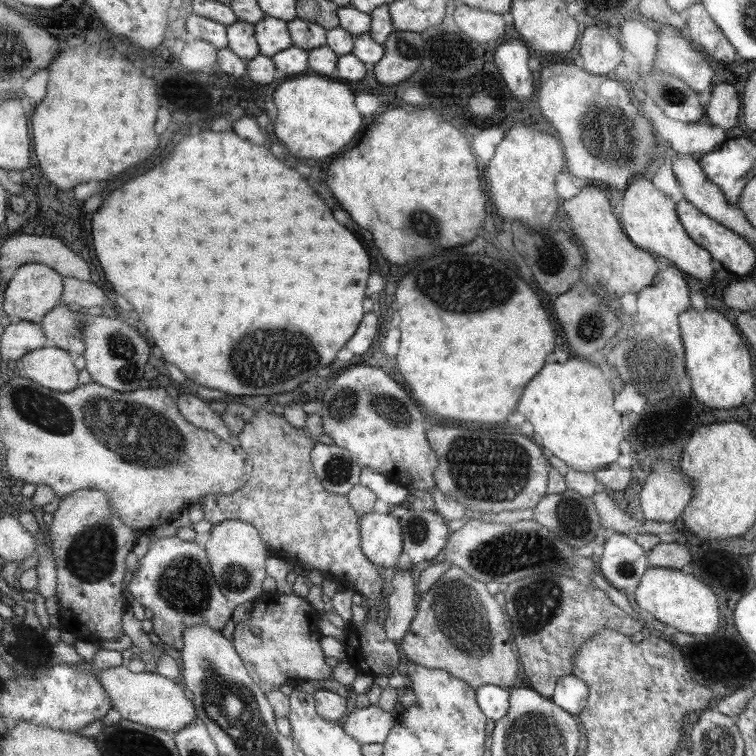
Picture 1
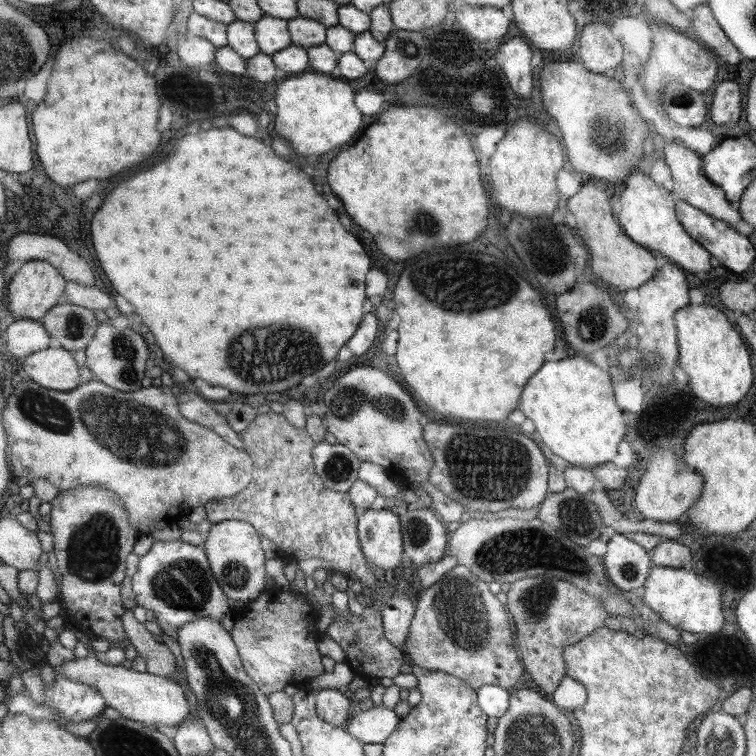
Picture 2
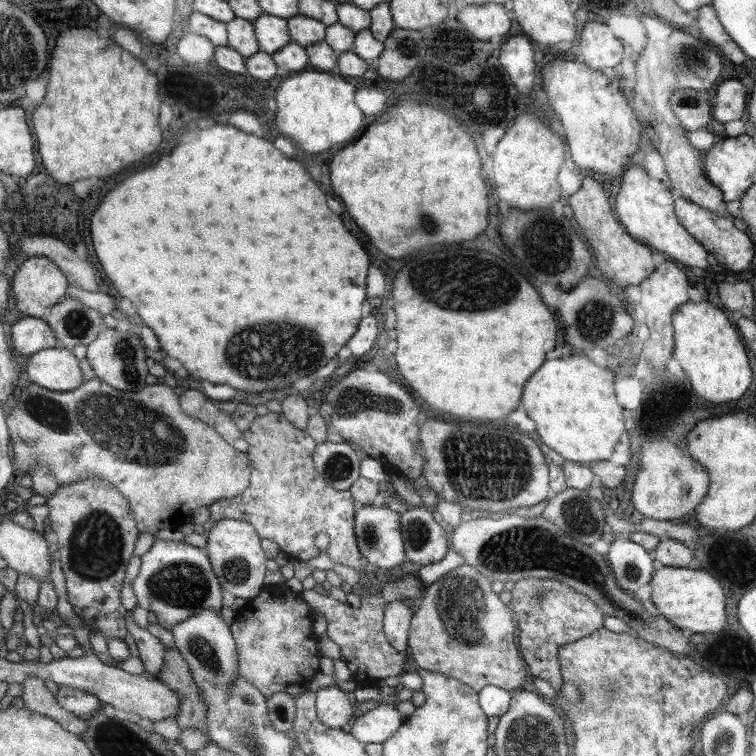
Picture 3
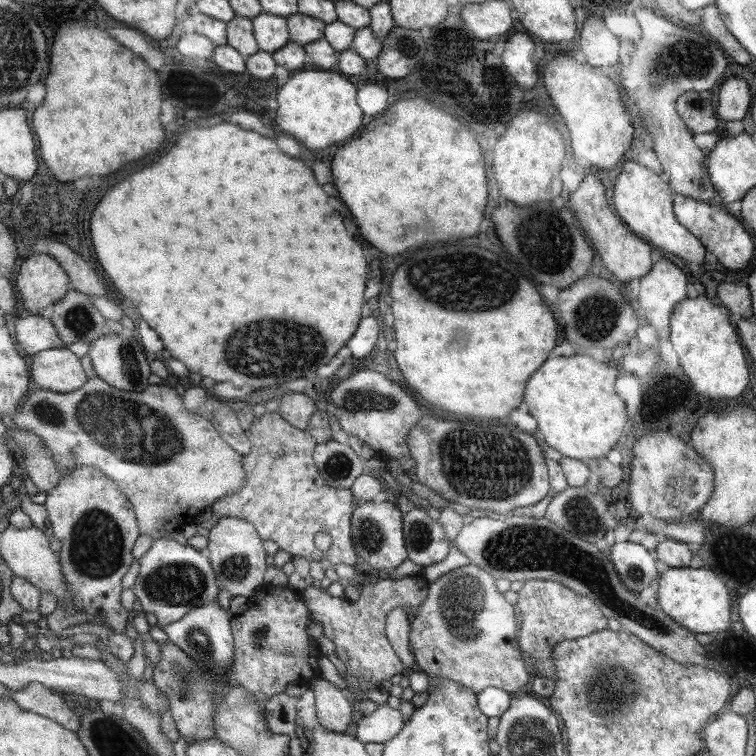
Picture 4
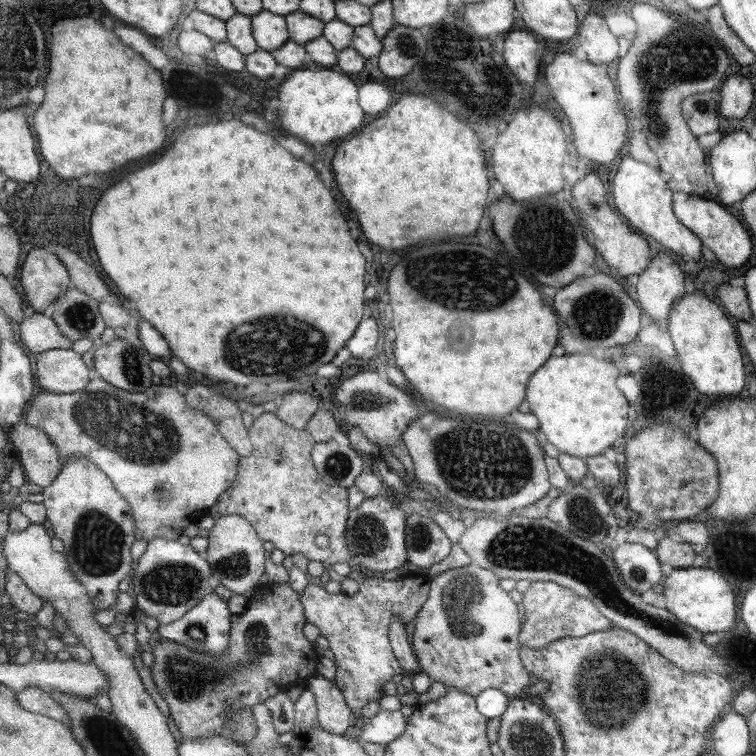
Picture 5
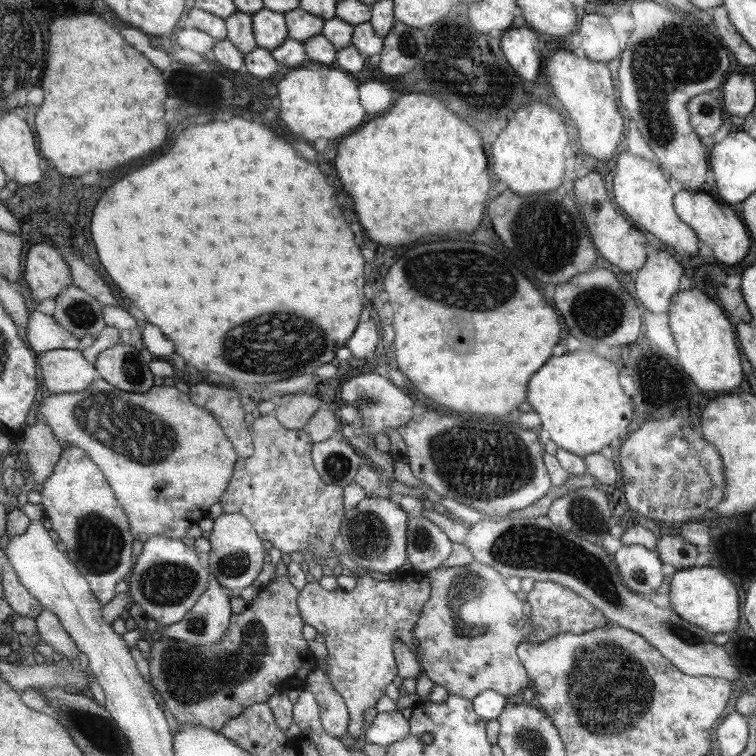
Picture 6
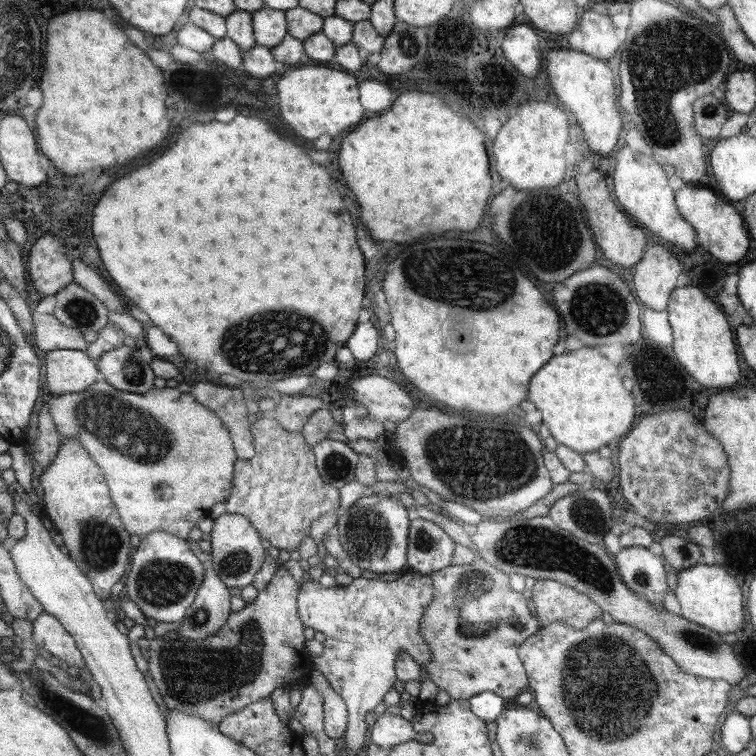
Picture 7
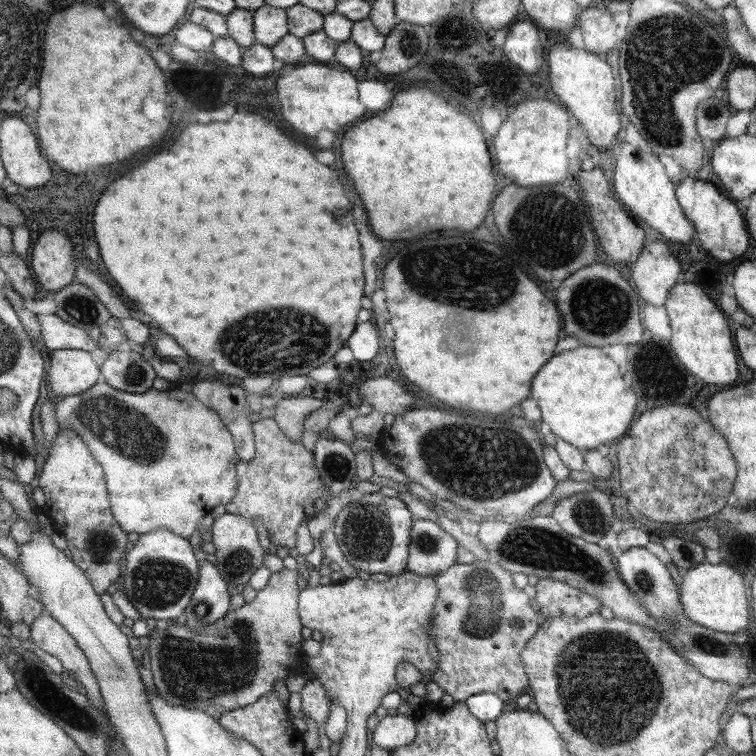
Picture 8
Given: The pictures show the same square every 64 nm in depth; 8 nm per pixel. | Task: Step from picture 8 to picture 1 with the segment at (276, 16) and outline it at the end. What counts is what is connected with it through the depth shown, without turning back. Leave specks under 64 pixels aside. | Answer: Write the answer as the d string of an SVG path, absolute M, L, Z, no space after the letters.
M265 16L255 24L255 37L259 52L269 57L293 45L287 22L274 17Z

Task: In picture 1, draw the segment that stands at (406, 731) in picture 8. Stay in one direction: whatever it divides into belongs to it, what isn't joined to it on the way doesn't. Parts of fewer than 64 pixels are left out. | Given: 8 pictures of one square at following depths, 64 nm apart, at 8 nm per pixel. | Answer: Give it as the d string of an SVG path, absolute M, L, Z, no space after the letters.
M378 705L356 708L342 723L346 734L349 734L361 745L384 744L396 725L396 715L383 710Z

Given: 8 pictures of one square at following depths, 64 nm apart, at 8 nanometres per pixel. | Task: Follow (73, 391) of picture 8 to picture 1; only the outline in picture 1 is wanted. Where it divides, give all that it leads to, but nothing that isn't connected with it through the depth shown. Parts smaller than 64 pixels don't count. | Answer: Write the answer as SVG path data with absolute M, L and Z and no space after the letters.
M48 346L27 354L20 363L26 376L56 392L73 392L81 384L75 355L60 347Z

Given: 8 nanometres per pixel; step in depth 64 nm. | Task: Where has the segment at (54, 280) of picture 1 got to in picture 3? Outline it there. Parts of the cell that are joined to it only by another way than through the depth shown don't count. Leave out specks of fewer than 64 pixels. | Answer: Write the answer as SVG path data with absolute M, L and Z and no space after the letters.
M32 257L26 260L14 277L13 292L17 308L24 316L46 318L50 309L69 296L71 282L63 268L48 257Z

